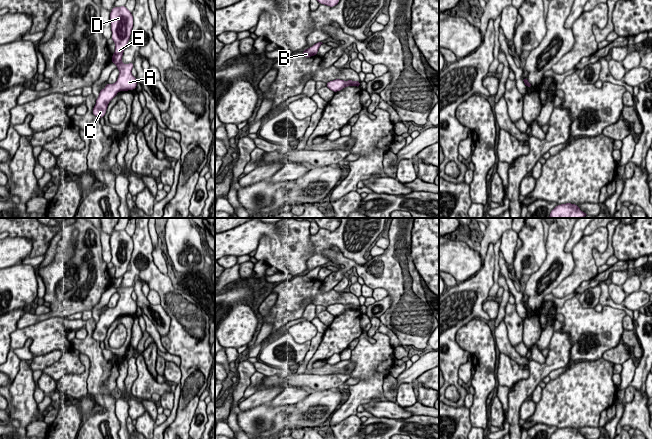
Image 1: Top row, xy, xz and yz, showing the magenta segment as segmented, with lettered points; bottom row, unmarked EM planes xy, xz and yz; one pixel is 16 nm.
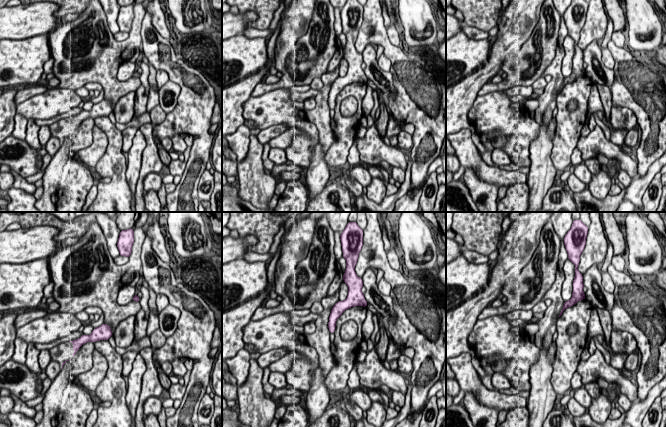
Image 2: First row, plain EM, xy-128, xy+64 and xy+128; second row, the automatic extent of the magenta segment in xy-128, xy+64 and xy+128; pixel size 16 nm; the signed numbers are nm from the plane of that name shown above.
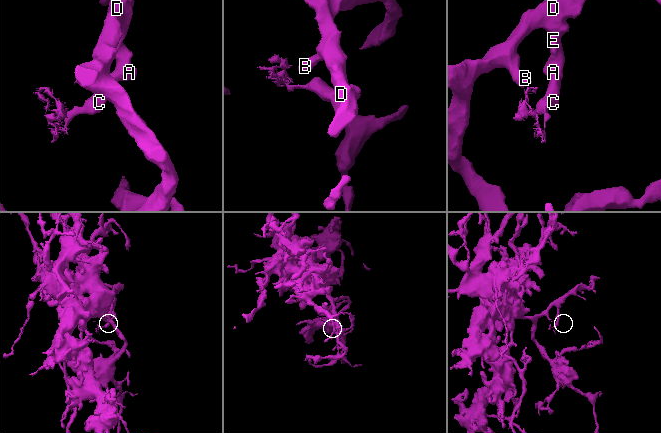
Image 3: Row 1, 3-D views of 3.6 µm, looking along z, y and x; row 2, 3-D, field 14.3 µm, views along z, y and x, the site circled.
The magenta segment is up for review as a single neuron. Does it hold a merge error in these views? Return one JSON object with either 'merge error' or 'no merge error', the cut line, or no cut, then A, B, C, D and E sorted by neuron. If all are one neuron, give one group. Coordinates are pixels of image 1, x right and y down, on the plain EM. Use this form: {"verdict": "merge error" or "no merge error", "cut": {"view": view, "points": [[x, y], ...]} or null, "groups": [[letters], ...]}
{"verdict": "no merge error", "cut": null, "groups": [["A", "B", "C", "D", "E"]]}

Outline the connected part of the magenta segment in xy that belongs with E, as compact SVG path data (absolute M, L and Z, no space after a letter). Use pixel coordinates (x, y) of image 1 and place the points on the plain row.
M125 230L114 231L110 237L110 247L112 255L111 263L115 267L115 277L112 279L112 287L117 290L120 298L114 308L106 308L105 312L100 315L92 335L98 342L105 340L109 326L119 315L136 313L138 308L136 301L131 297L134 291L133 286L129 288L122 286L123 276L127 271L133 252L132 237Z

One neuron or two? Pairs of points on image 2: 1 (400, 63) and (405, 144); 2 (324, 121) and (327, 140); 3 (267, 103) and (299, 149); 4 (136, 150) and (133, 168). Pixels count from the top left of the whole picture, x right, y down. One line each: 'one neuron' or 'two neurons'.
1: two neurons
2: one neuron
3: one neuron
4: one neuron

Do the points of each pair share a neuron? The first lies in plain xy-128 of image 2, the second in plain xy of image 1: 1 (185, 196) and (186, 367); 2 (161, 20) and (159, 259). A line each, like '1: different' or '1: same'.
1: same
2: same

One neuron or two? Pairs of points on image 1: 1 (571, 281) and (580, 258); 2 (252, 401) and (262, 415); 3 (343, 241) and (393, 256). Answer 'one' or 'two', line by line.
1: one
2: two
3: two

